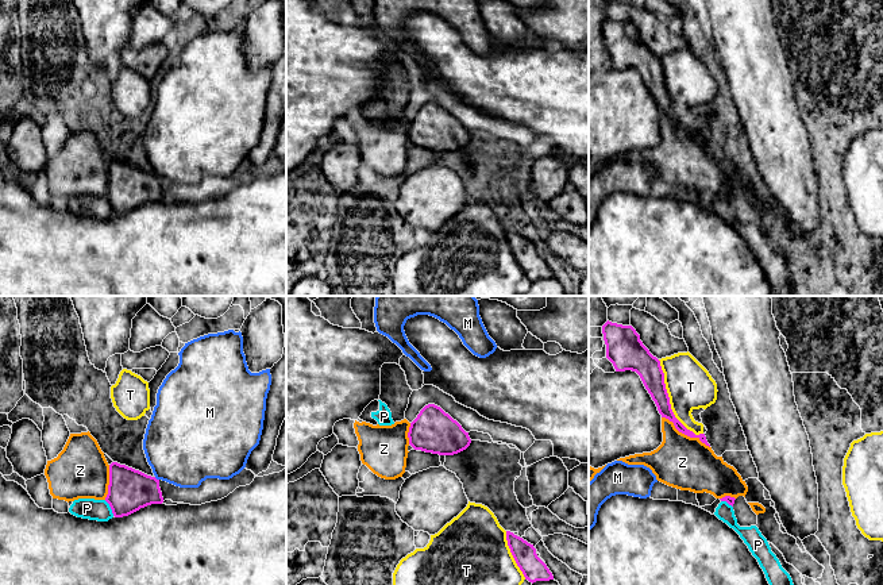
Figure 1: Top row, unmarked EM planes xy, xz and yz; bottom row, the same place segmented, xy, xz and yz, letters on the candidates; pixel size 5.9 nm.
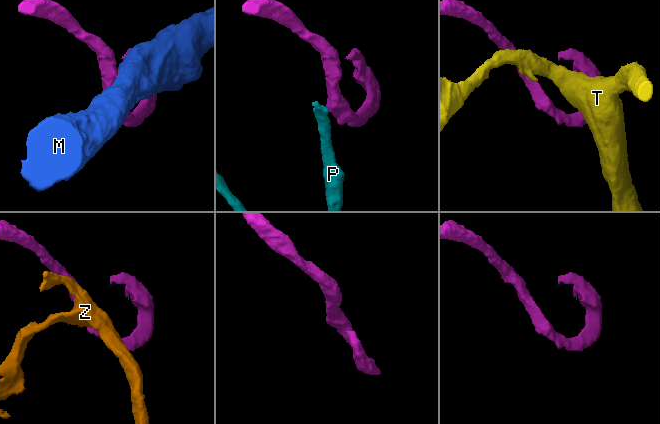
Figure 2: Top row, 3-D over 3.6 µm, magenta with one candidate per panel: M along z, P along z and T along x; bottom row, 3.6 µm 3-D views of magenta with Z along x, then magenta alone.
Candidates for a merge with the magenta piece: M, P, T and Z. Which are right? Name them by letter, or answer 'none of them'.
none of them

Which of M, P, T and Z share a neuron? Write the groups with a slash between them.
M / P / T / Z

